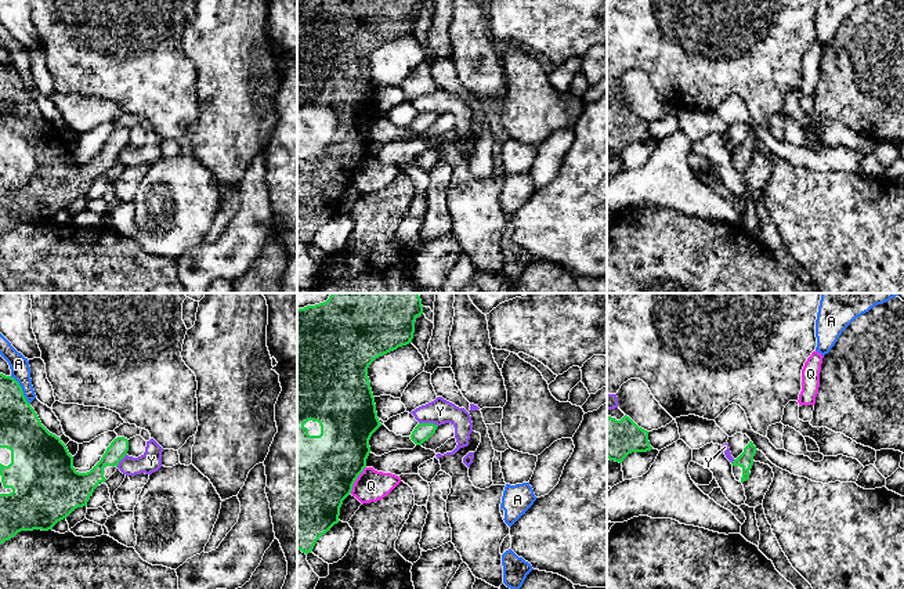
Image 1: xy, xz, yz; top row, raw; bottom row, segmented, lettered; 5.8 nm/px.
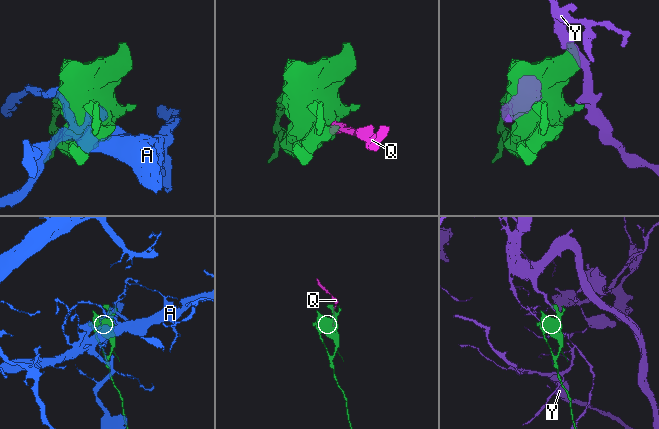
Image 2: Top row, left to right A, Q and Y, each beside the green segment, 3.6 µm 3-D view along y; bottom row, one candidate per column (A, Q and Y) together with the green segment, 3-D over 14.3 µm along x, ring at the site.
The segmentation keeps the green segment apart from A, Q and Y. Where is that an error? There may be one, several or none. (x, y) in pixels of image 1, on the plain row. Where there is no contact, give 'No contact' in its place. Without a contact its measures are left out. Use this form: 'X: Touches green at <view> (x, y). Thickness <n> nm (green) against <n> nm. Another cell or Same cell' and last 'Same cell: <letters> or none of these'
A: Touches green at xy (21, 80). Thickness 260 nm (green) against 110 nm. Another cell
Q: Touches green at xz (355, 169). Thickness 460 nm (green) against 190 nm. Another cell
Y: Touches green at xz (429, 114). Thickness 100 nm (green) against 150 nm. Another cell
Same cell: none of these

